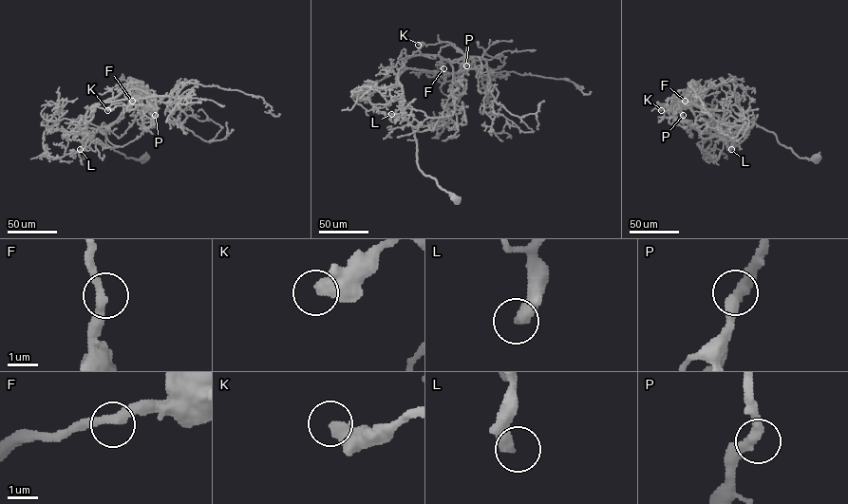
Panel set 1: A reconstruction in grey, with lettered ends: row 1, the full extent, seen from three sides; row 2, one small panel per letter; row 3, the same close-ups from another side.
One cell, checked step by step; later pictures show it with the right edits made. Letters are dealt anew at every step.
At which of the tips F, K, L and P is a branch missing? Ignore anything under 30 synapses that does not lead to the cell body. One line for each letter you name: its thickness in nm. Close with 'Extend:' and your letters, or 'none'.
L: 400 nm
Extend: L

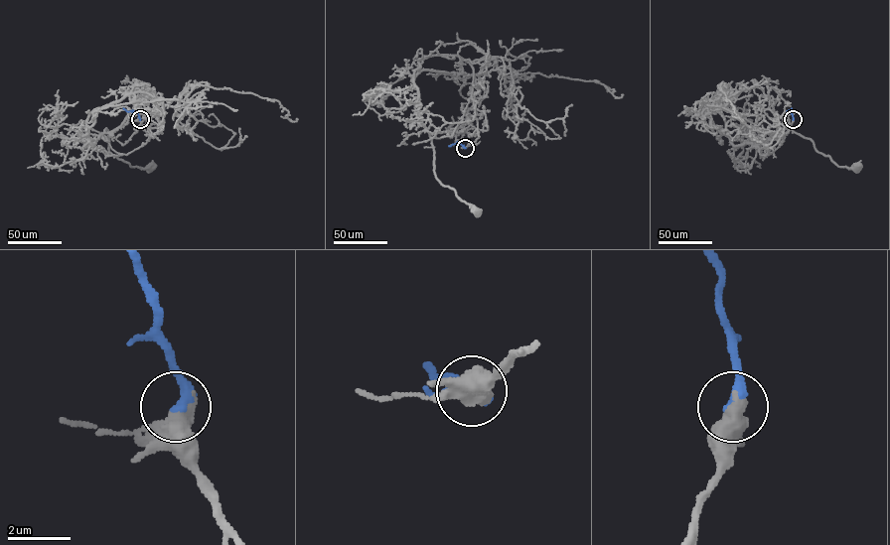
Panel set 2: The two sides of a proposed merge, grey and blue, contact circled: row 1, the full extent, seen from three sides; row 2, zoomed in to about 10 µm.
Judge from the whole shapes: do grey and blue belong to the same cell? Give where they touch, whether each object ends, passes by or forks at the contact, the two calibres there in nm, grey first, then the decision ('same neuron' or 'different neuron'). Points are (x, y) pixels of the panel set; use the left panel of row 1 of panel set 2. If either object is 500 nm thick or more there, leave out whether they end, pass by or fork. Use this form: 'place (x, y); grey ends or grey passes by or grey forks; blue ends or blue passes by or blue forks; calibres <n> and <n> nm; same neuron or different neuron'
place (140, 119); calibres 750 and 360 nm; same neuron

